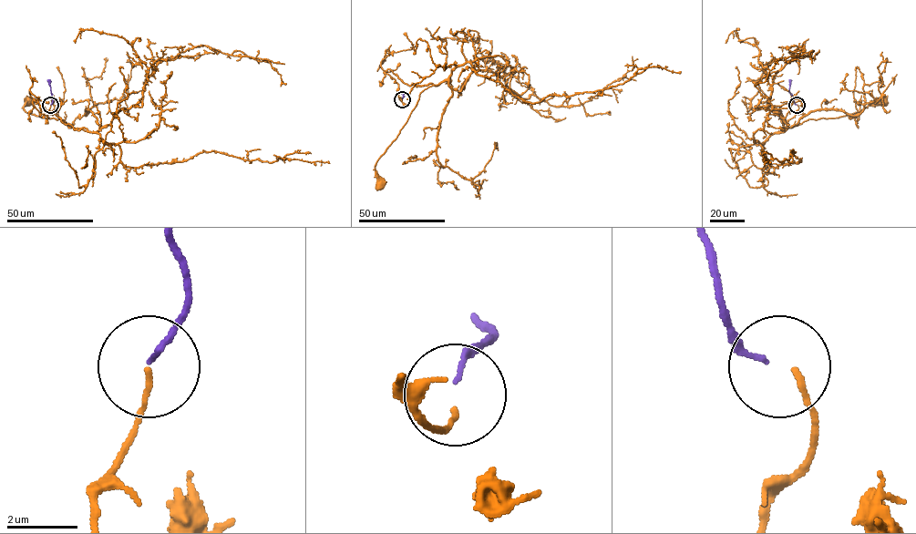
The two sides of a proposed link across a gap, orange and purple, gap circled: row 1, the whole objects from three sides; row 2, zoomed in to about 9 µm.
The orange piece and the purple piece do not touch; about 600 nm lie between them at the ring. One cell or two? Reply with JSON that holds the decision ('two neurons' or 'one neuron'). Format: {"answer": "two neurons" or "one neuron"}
{"answer": "one neuron"}

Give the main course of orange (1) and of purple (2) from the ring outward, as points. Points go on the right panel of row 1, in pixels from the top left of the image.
1: (797, 105), (787, 121), (766, 104), (783, 117), (781, 129), (851, 115), (881, 99)
2: (797, 105), (789, 91), (791, 80)

